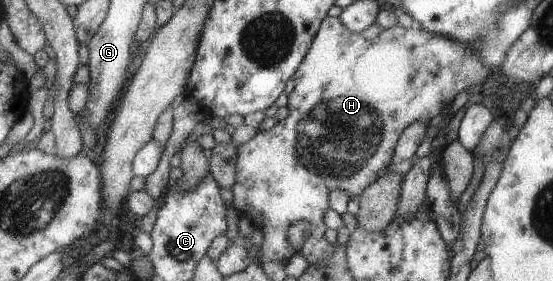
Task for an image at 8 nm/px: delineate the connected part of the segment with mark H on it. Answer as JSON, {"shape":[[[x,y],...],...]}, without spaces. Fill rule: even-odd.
{"shape":[[[327,16],[322,21],[322,27],[319,28],[313,43],[310,44],[306,57],[303,57],[302,63],[298,65],[294,76],[291,77],[295,81],[295,85],[287,96],[286,106],[288,112],[286,117],[276,121],[268,130],[257,130],[257,133],[249,141],[240,144],[238,147],[238,157],[235,159],[235,184],[231,185],[230,188],[232,201],[227,206],[235,209],[240,216],[246,217],[254,228],[261,231],[263,239],[257,260],[261,264],[267,261],[275,261],[284,265],[290,257],[298,253],[305,258],[309,265],[325,261],[333,253],[333,244],[323,239],[325,227],[321,223],[323,211],[327,209],[327,191],[331,191],[331,189],[345,191],[349,198],[356,200],[361,195],[363,189],[376,180],[379,172],[383,171],[390,164],[390,160],[394,155],[395,144],[398,143],[398,137],[402,135],[402,131],[407,125],[413,123],[413,121],[421,121],[421,123],[433,122],[437,119],[439,113],[443,111],[443,107],[450,105],[457,93],[460,91],[471,93],[474,90],[479,90],[478,88],[481,88],[481,85],[486,81],[490,73],[492,73],[491,69],[485,67],[483,61],[477,55],[473,55],[473,51],[470,48],[465,49],[455,39],[449,39],[449,37],[443,37],[443,35],[433,35],[433,33],[429,33],[429,31],[418,26],[418,24],[414,24],[409,29],[403,29],[398,24],[393,25],[389,29],[381,29],[373,23],[360,32],[351,32],[342,24],[339,18]],[[293,221],[305,221],[309,225],[309,233],[307,233],[307,237],[305,237],[305,241],[301,243],[299,249],[293,249],[289,245],[289,241],[287,241],[287,231],[291,229]]]}

